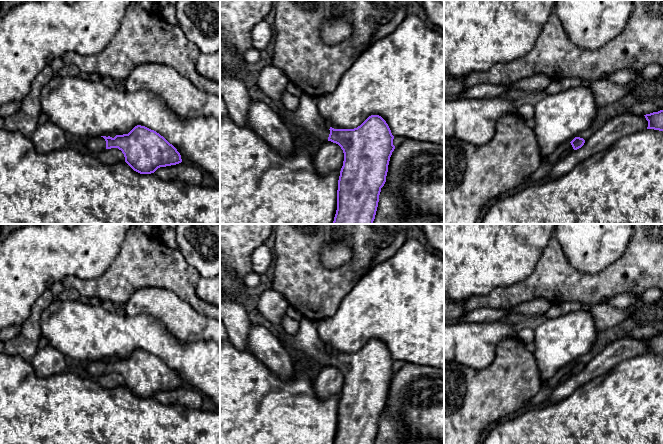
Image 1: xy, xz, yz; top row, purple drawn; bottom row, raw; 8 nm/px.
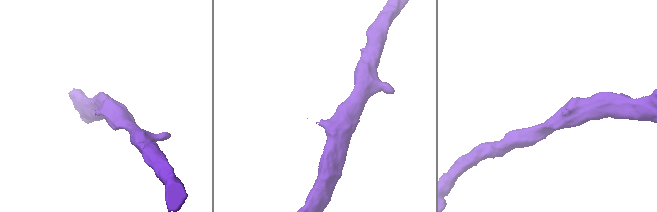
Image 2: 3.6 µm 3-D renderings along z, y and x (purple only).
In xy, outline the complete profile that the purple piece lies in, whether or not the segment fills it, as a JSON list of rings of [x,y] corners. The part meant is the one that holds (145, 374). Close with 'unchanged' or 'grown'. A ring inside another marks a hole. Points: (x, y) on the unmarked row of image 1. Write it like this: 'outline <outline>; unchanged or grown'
outline [[[141,349],[135,350],[128,358],[116,359],[114,362],[110,360],[88,362],[86,369],[95,380],[103,374],[118,372],[124,378],[125,386],[140,398],[151,398],[160,391],[182,386],[180,377],[172,368],[156,355]]]; grown

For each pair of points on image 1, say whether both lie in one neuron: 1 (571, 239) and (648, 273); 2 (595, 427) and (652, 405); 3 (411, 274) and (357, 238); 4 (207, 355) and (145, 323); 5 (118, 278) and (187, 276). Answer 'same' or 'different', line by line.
1: different
2: same
3: different
4: same
5: same

